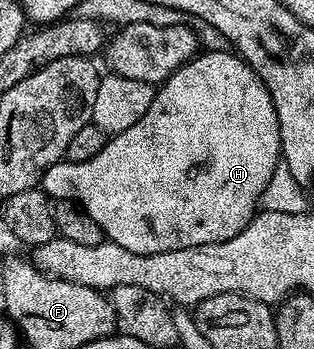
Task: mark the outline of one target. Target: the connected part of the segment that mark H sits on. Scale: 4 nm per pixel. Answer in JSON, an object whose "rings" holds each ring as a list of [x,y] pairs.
{"rings":[[[205,51],[193,56],[189,62],[183,64],[178,71],[171,73],[164,83],[154,90],[151,109],[147,109],[147,113],[143,113],[143,117],[139,117],[139,121],[135,121],[131,129],[112,136],[106,142],[105,147],[99,149],[95,157],[91,157],[91,161],[75,161],[74,163],[62,161],[51,165],[43,173],[39,187],[54,201],[68,201],[83,208],[95,220],[95,225],[99,225],[102,236],[108,242],[119,245],[123,249],[131,249],[131,253],[150,255],[151,253],[167,253],[175,249],[187,249],[195,245],[211,245],[219,241],[227,241],[243,233],[243,229],[247,229],[247,225],[257,214],[261,195],[267,189],[275,167],[281,160],[279,117],[275,113],[275,105],[261,78],[247,66],[240,55],[233,51]]]}

